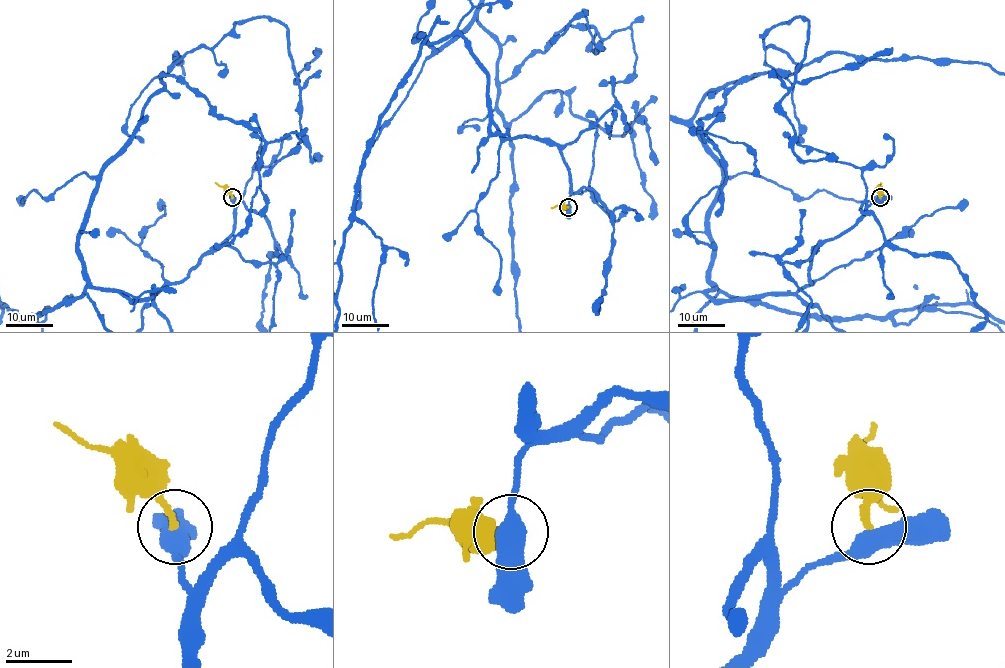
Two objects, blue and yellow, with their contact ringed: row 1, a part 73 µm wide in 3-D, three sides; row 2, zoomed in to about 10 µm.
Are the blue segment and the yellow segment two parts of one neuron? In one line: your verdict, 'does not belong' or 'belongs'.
does not belong

